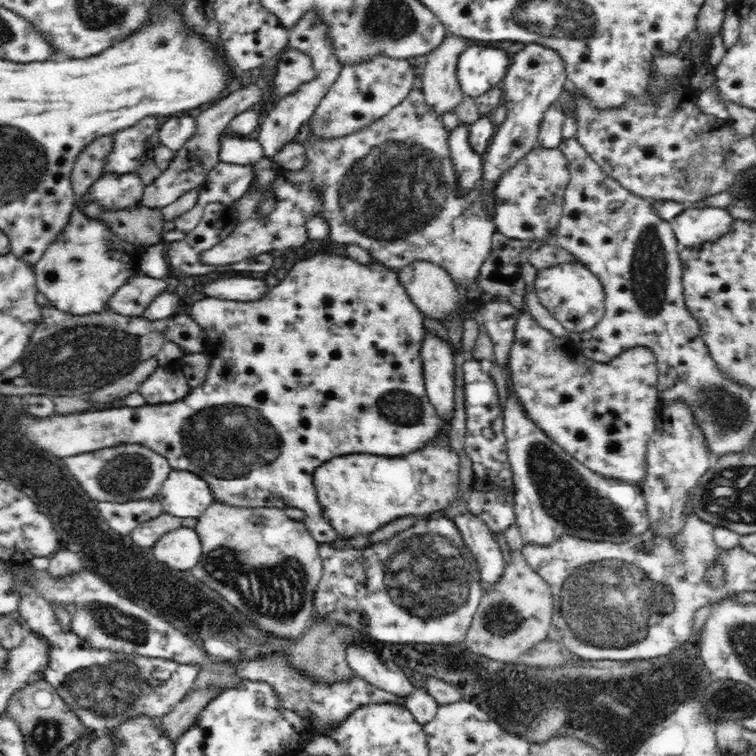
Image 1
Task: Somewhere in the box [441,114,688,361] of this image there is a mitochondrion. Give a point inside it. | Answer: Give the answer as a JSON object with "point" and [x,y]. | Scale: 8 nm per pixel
{"point":[650,260]}

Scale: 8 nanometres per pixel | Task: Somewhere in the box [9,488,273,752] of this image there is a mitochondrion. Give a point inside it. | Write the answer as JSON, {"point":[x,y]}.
{"point":[111,687]}

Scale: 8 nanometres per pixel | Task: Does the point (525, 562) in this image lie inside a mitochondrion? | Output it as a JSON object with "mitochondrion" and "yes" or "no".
{"mitochondrion":"no"}

